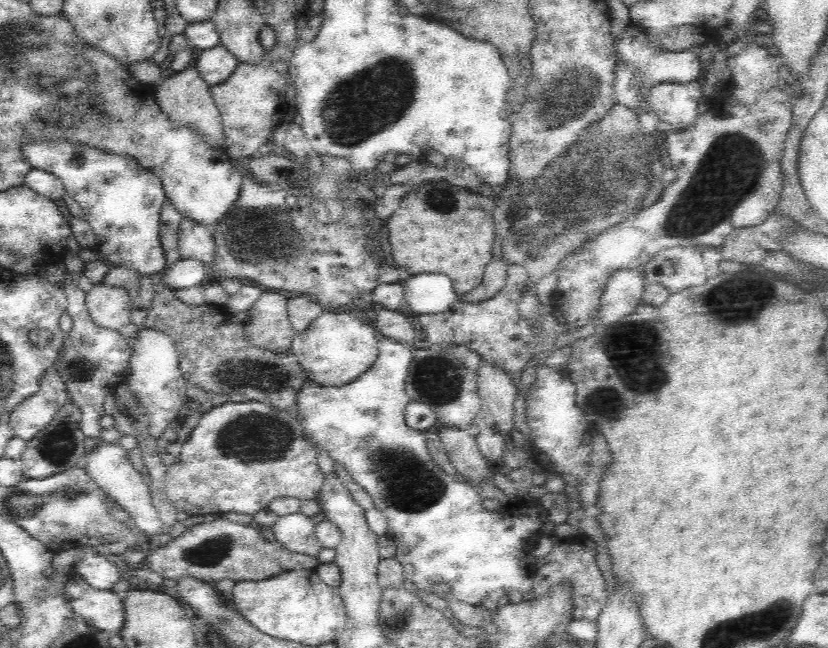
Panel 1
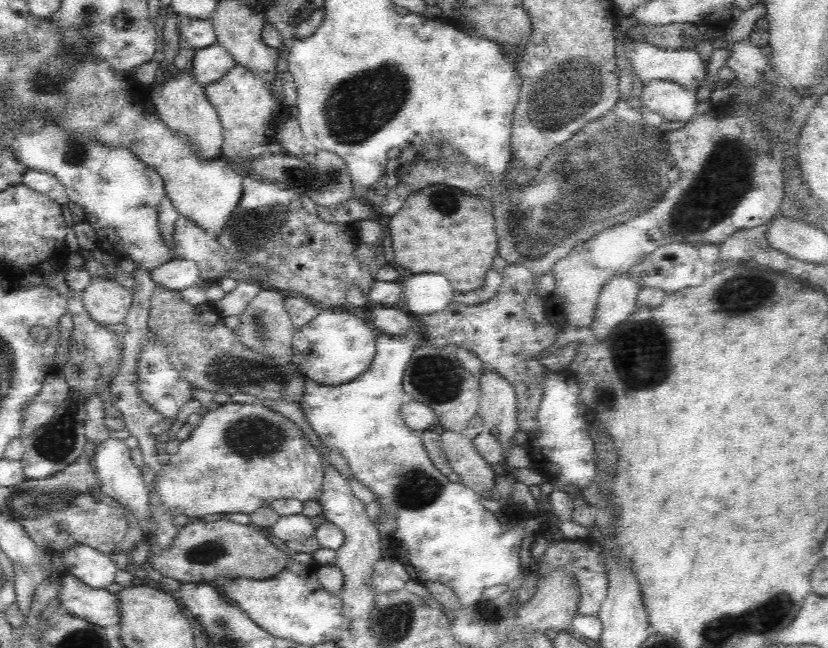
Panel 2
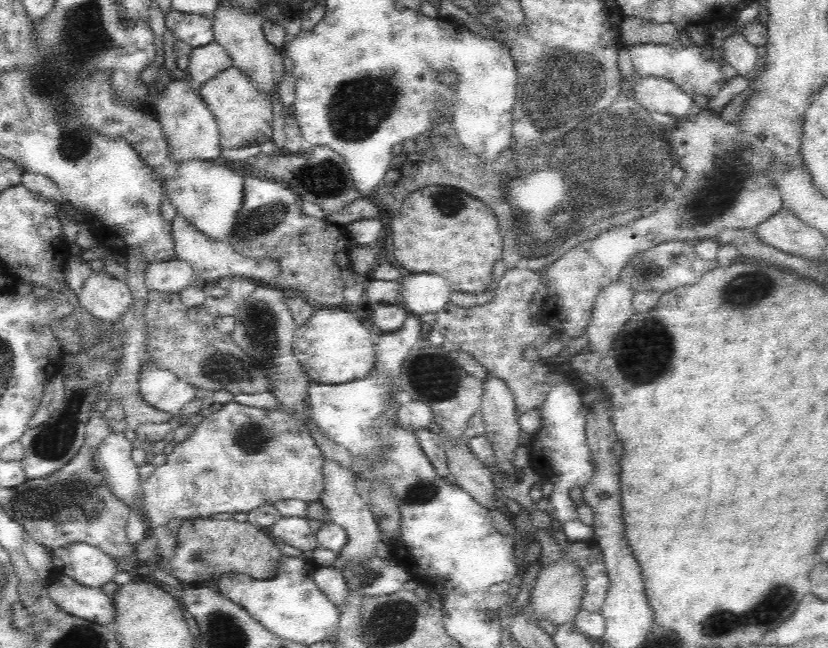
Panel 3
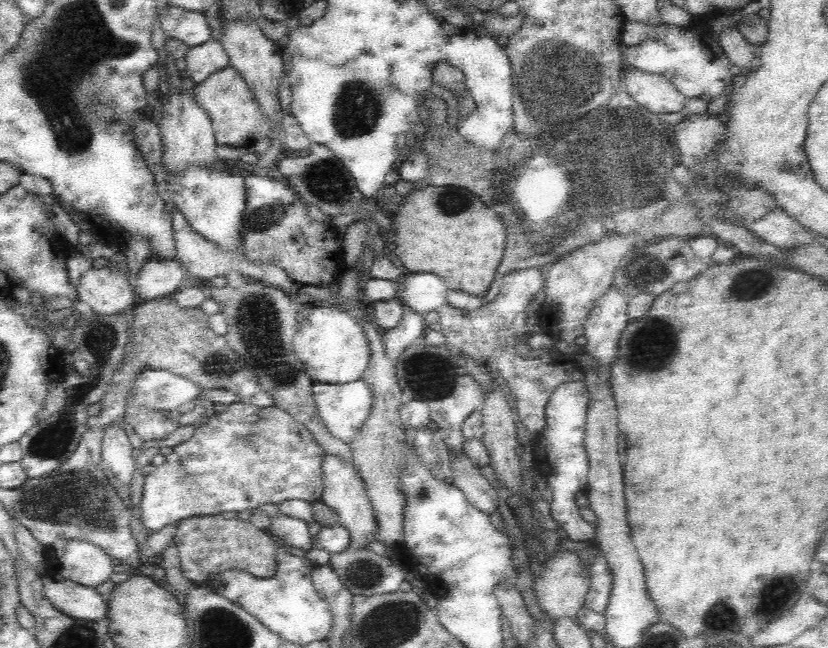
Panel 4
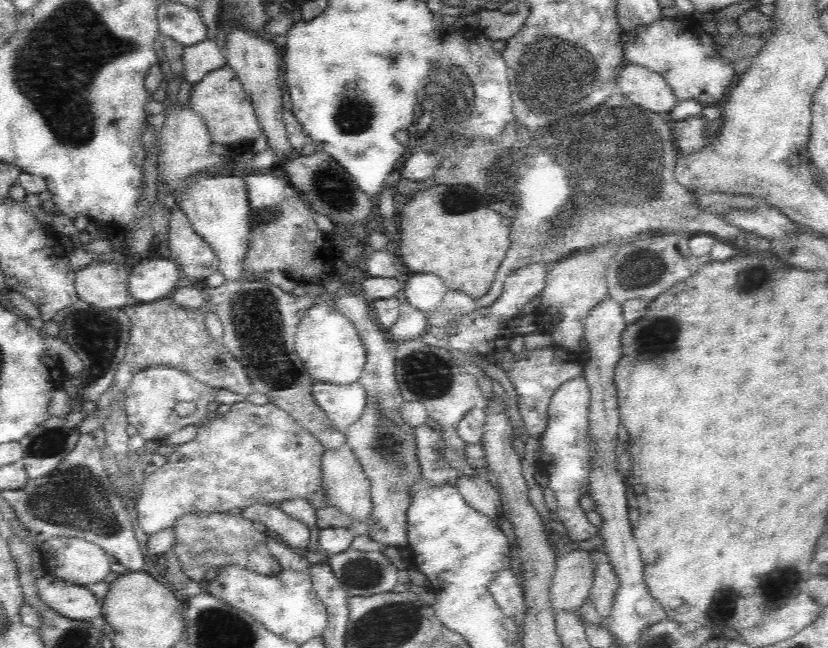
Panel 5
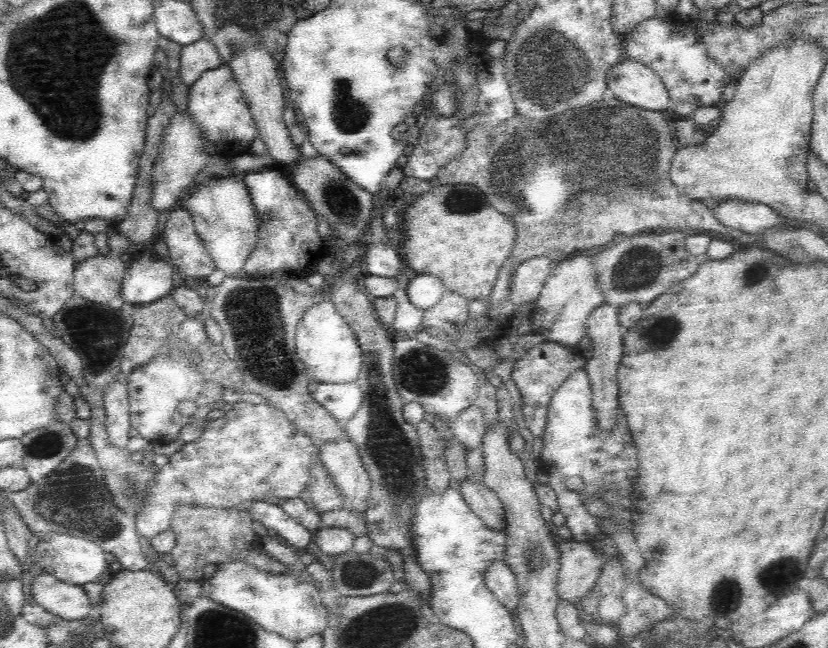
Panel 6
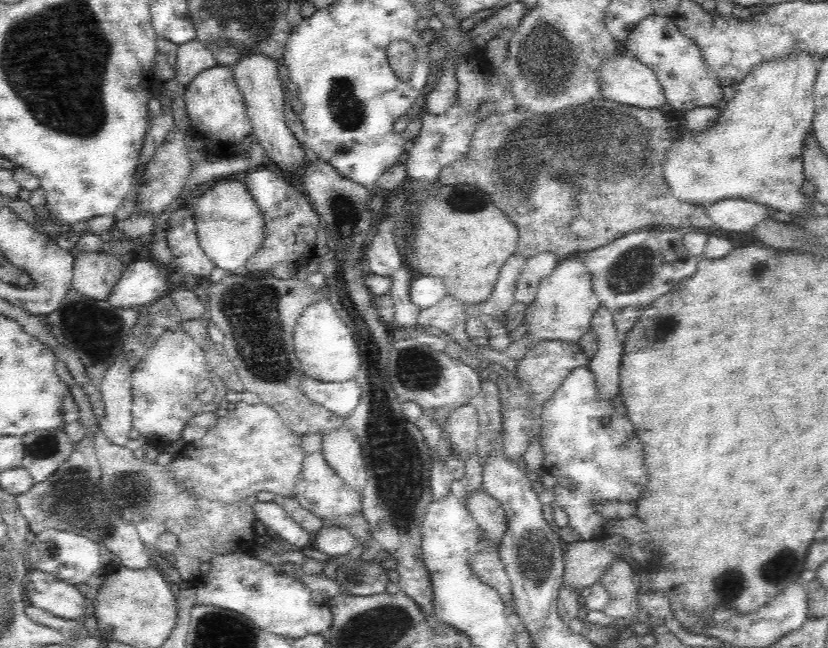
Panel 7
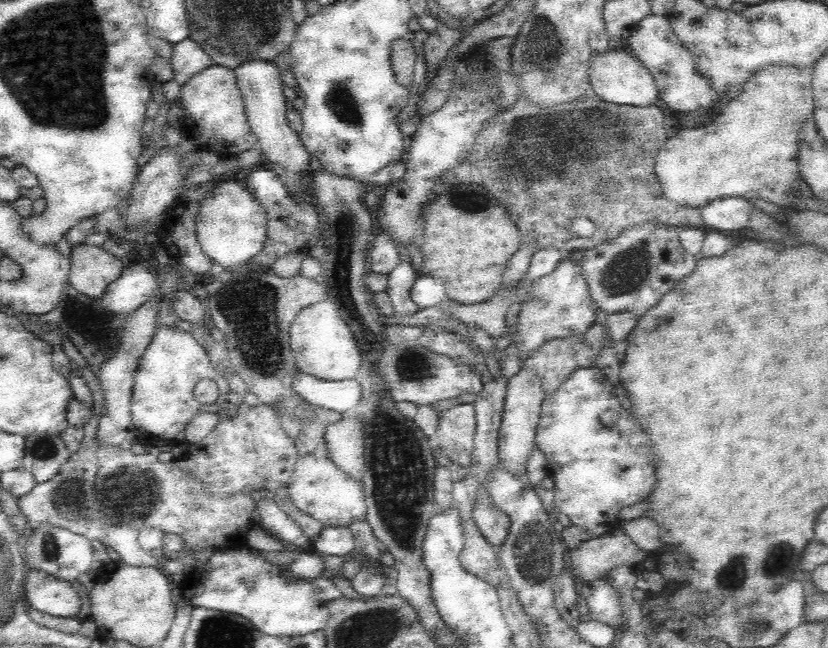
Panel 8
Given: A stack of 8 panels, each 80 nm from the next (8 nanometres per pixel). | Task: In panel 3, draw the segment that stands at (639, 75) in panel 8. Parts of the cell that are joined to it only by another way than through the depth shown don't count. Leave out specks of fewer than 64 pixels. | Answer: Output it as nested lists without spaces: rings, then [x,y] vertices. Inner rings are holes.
[[[637,76],[632,79],[631,86],[636,102],[652,114],[667,114],[680,120],[694,108],[692,96],[671,80],[659,76]]]

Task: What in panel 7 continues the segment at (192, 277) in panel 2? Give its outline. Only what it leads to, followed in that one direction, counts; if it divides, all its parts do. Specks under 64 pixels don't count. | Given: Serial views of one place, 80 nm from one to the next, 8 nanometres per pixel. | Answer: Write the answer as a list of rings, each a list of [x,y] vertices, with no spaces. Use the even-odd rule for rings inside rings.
[[[136,260],[122,271],[108,302],[118,308],[147,308],[169,292],[172,286],[168,281],[170,271],[158,268],[154,261]]]

